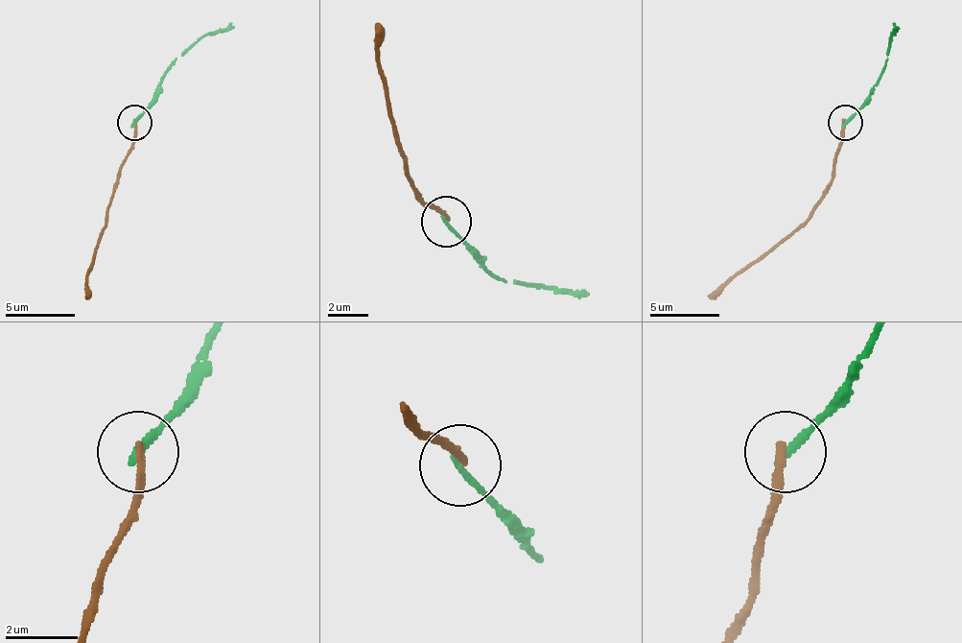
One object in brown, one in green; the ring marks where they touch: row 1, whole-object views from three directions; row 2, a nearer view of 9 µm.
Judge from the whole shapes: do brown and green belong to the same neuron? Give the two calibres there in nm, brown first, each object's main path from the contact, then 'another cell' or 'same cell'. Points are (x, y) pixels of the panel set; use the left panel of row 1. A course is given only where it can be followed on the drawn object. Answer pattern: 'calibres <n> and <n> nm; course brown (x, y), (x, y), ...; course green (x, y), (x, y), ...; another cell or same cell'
calibres 220 and 200 nm; course brown (133, 123), (133, 141), (95, 246), (84, 298); course green (133, 123), (158, 95), (172, 60), (203, 35), (235, 25); another cell

